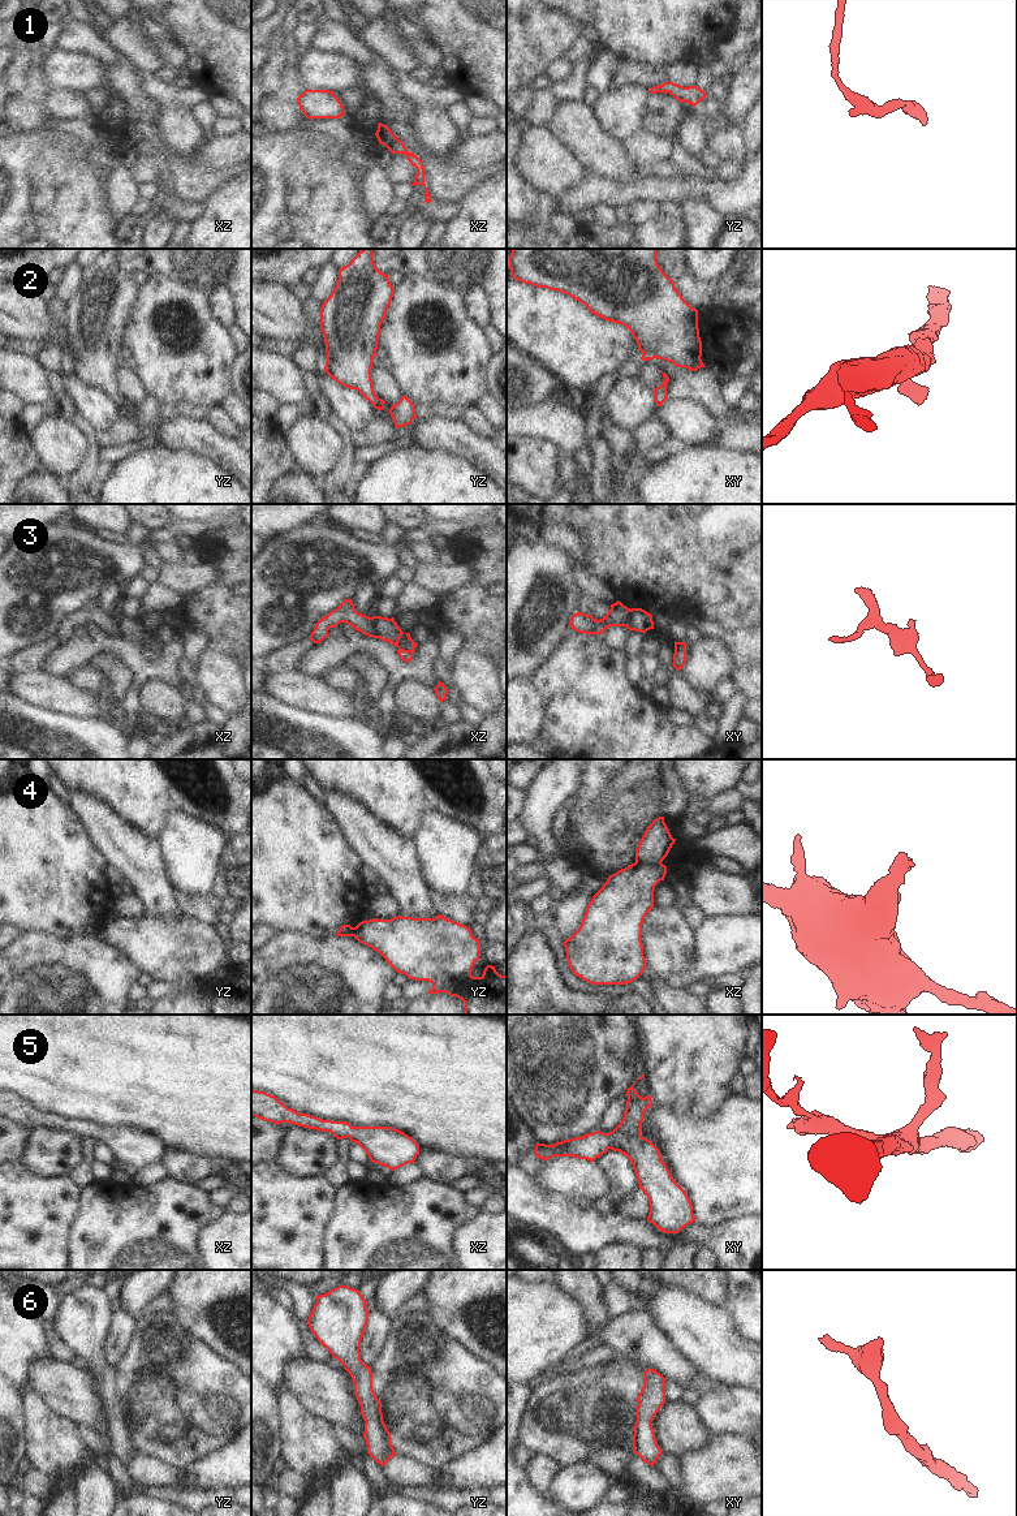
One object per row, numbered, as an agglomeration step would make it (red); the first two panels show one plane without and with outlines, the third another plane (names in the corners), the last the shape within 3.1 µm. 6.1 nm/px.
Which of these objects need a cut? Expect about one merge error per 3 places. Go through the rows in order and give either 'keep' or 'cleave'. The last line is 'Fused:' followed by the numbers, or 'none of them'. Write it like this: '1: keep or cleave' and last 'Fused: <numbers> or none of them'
1: keep
2: keep
3: cleave
4: cleave
5: keep
6: keep
Fused: 3, 4

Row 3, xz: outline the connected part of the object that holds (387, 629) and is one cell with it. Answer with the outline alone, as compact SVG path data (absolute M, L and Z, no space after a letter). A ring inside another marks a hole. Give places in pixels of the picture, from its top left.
M372 616L374 629L376 632L378 638L382 641L387 641L392 645L395 645L398 650L398 656L406 663L413 659L414 649L417 647L417 643L411 639L410 633L405 633L408 639L411 642L410 650L404 650L398 646L398 639L404 634L404 632L400 629L397 623L395 621L395 617L382 617L382 616Z

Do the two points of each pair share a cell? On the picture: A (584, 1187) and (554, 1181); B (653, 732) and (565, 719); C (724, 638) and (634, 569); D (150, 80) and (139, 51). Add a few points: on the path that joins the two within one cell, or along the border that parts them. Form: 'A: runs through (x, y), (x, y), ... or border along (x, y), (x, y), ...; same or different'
A: runs through (576, 1181), (561, 1181); same
B: runs through (630, 732), (603, 732), (587, 719); same
C: border along (699, 623), (714, 623), (725, 631), (733, 631); different
D: border along (138, 69), (153, 74); different

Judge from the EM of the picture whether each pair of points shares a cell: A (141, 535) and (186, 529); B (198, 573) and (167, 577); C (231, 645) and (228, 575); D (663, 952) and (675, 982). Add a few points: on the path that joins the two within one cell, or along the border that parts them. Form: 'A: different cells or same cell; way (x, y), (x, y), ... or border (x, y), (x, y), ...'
A: different cells; border (150, 532), (145, 541)
B: same cell; way (190, 577), (175, 577)
C: same cell; way (231, 628), (231, 591)
D: different cells; border (693, 952), (688, 963), (664, 978)

